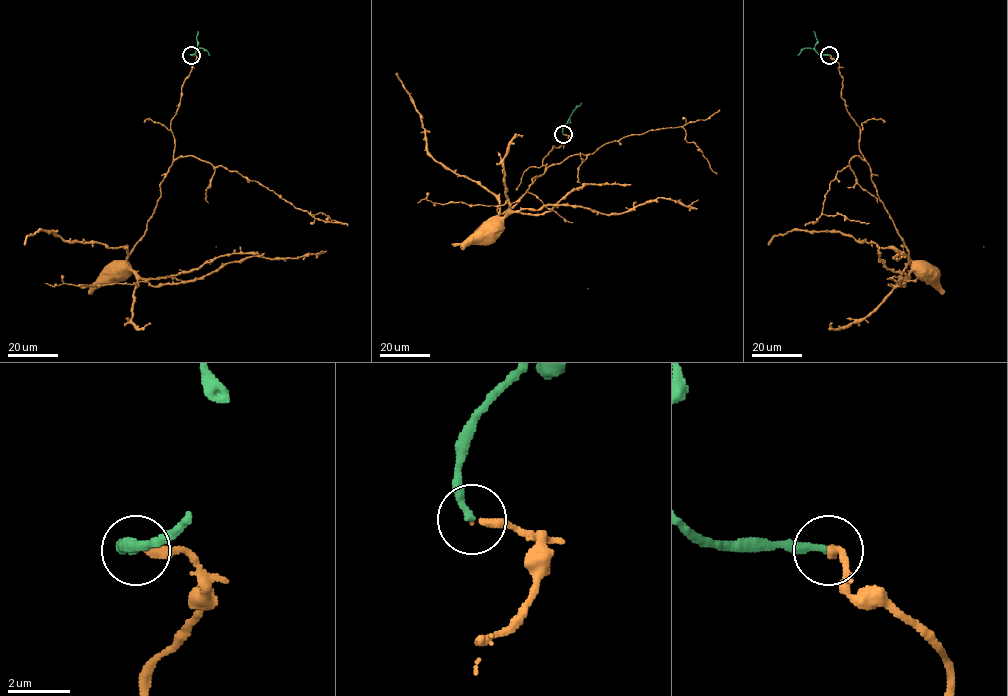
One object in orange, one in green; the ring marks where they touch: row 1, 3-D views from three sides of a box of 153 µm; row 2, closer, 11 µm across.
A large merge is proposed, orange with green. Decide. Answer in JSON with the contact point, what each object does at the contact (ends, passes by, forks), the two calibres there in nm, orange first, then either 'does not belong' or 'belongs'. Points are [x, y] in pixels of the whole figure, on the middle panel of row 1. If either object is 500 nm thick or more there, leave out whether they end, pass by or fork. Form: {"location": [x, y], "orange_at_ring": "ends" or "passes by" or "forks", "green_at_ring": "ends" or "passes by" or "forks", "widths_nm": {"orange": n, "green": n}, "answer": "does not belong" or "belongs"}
{"location": [563, 134], "orange_at_ring": "ends", "green_at_ring": "ends", "widths_nm": {"orange": 240, "green": 220}, "answer": "belongs"}

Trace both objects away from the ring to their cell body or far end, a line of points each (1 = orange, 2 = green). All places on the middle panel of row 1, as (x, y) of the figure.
1: (564, 134), (568, 141), (553, 146), (543, 158), (545, 171), (532, 179), (517, 202), (491, 219), (495, 223)
2: (563, 134), (562, 127), (581, 102)

